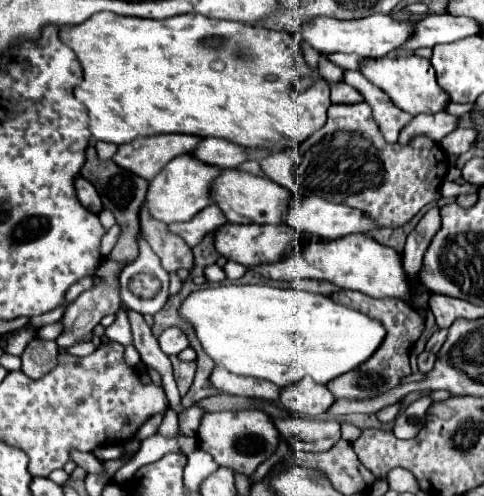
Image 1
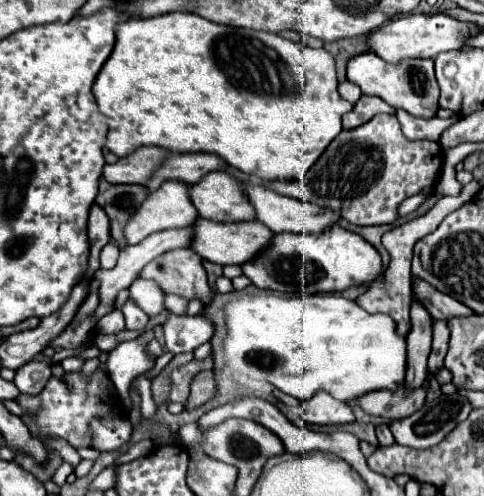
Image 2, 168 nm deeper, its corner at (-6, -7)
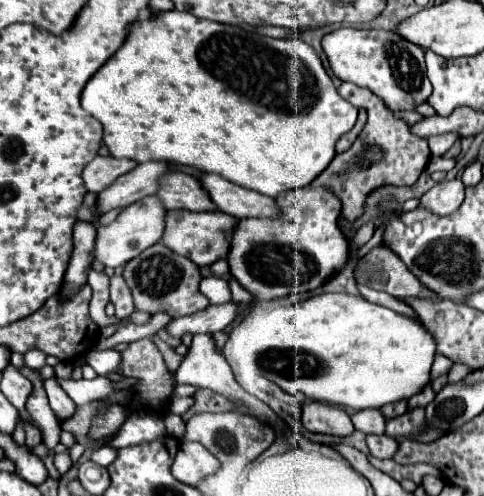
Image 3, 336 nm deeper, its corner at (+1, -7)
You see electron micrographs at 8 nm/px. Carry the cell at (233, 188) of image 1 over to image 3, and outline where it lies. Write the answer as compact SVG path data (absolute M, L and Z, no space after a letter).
M172 171L162 177L158 197L166 209L188 209L188 211L216 211L208 191L202 189L200 179Z

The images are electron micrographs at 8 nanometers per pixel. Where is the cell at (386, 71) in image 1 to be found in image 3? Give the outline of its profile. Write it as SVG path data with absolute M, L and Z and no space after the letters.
M344 27L326 35L322 47L328 61L332 61L332 71L338 79L370 89L384 99L392 111L412 111L426 103L432 93L424 65L424 49L404 41L394 31L358 31Z

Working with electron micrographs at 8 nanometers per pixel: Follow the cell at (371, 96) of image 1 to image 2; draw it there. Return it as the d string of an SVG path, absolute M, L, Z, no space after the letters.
M397 111L399 123L403 127L403 135L411 141L417 139L429 139L429 141L439 141L439 137L443 135L445 129L449 129L453 123L459 121L457 115L449 117L449 119L439 119L439 117L431 117L431 119L419 119L413 117L407 111Z

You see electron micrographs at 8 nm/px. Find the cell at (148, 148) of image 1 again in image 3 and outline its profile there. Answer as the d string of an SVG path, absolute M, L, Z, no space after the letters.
M96 157L90 161L84 169L84 183L88 191L98 193L104 187L110 187L112 181L116 181L120 175L132 171L136 163L130 163L130 159L116 159L116 157Z

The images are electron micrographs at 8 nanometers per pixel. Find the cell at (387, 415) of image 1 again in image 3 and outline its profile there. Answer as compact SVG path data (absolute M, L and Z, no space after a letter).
M368 435L368 437L366 437L366 443L368 443L370 453L372 453L374 457L378 457L378 459L392 459L392 455L394 455L396 449L398 449L396 439L392 439L392 437Z

